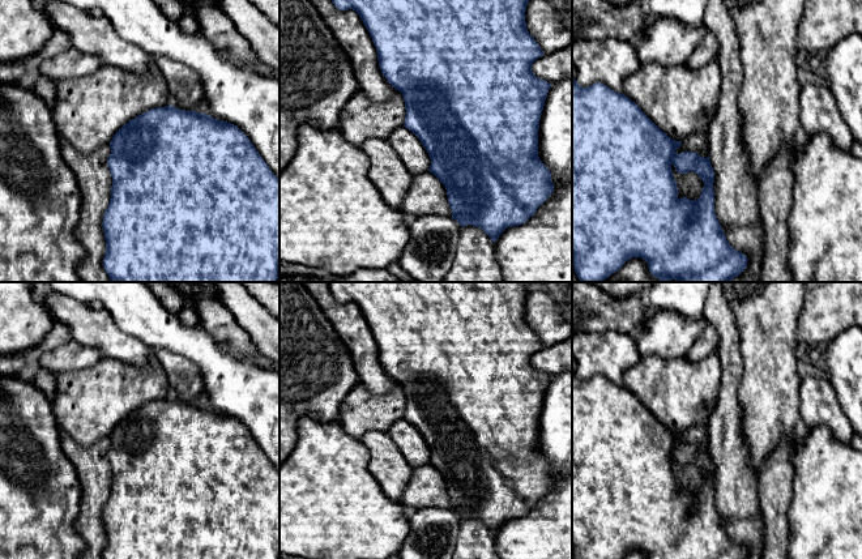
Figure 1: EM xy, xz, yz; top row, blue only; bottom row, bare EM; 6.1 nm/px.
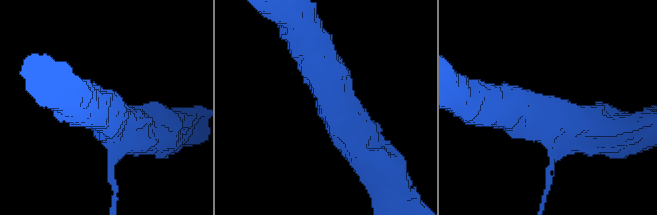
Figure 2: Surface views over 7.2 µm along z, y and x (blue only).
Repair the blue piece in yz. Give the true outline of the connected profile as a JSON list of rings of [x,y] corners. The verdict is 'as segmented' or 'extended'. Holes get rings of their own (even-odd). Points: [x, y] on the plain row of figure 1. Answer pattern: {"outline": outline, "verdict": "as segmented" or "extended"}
{"outline": [[[572,371],[572,554],[573,559],[623,559],[632,550],[641,550],[648,559],[747,559],[747,549],[734,542],[726,533],[725,525],[714,505],[714,464],[707,451],[697,445],[683,444],[677,447],[675,443],[682,434],[671,432],[662,424],[643,404],[624,387],[616,385],[601,375],[583,380]],[[671,460],[679,466],[694,464],[704,474],[701,487],[697,492],[678,490],[677,474],[673,469]]], "verdict": "as segmented"}

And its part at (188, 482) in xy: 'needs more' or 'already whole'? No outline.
already whole

